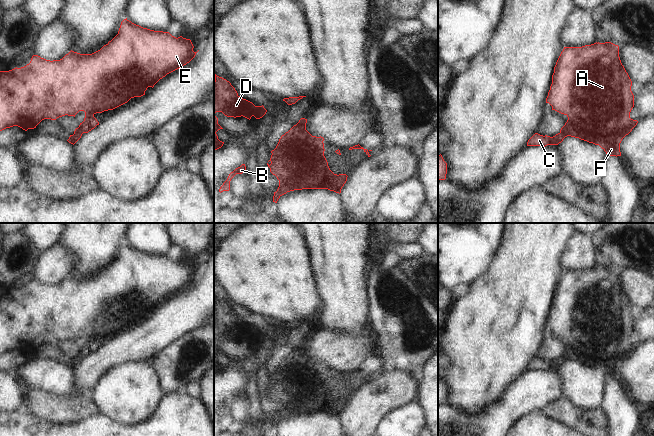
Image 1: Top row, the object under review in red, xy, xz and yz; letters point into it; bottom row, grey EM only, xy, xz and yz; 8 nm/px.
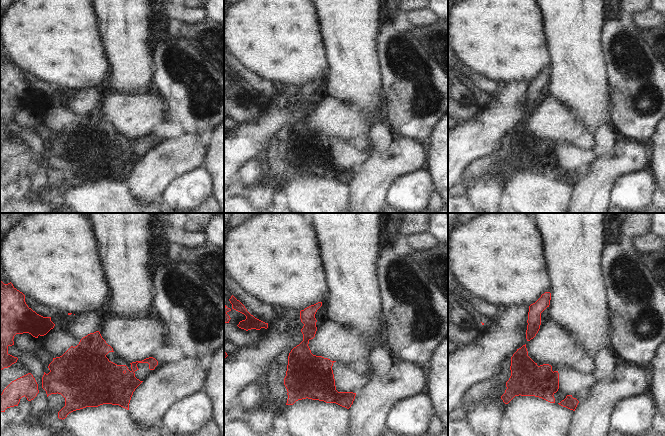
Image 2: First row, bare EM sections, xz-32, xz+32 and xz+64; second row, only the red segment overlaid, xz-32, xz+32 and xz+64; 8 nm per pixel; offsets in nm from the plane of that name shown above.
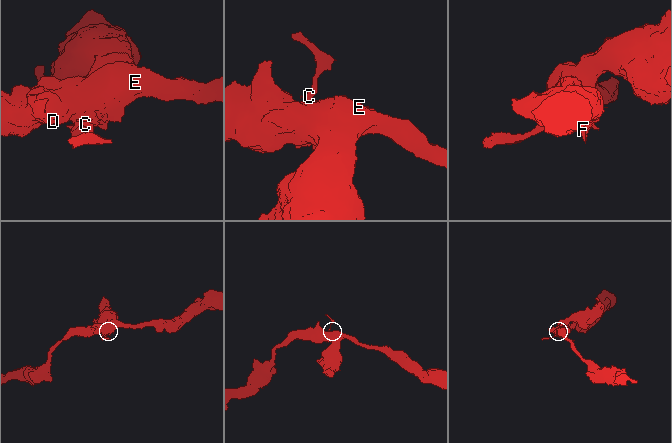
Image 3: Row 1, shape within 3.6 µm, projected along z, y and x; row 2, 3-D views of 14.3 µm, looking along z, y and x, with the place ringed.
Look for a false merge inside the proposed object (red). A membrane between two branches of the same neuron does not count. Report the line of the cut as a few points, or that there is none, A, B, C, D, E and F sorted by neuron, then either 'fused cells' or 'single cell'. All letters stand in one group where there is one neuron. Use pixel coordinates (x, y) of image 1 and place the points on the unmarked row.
xy (74, 356), (82, 357) | A B D E F / C | fused cells

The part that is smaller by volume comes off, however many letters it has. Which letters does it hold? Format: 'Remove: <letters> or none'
Remove: C

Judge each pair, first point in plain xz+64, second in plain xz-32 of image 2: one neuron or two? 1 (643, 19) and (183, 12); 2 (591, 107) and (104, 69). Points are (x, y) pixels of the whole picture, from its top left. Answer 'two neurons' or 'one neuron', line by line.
1: one neuron
2: two neurons

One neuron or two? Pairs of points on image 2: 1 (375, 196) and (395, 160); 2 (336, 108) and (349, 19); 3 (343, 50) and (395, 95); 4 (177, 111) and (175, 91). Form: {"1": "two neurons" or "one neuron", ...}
{"1": "one neuron", "2": "two neurons", "3": "two neurons", "4": "one neuron"}

